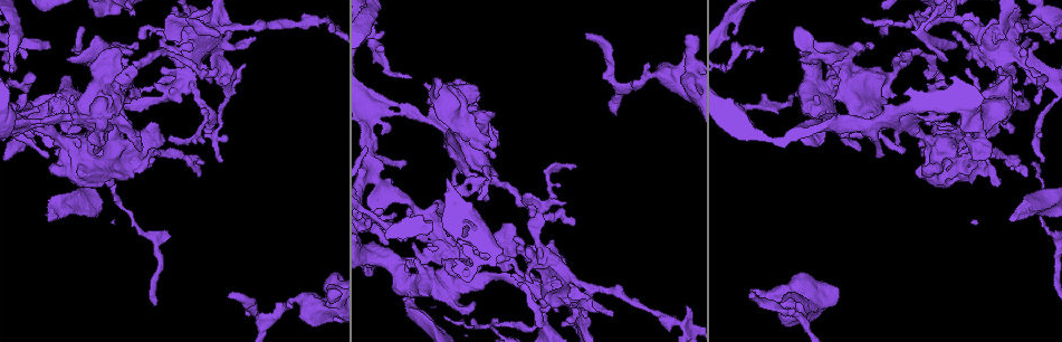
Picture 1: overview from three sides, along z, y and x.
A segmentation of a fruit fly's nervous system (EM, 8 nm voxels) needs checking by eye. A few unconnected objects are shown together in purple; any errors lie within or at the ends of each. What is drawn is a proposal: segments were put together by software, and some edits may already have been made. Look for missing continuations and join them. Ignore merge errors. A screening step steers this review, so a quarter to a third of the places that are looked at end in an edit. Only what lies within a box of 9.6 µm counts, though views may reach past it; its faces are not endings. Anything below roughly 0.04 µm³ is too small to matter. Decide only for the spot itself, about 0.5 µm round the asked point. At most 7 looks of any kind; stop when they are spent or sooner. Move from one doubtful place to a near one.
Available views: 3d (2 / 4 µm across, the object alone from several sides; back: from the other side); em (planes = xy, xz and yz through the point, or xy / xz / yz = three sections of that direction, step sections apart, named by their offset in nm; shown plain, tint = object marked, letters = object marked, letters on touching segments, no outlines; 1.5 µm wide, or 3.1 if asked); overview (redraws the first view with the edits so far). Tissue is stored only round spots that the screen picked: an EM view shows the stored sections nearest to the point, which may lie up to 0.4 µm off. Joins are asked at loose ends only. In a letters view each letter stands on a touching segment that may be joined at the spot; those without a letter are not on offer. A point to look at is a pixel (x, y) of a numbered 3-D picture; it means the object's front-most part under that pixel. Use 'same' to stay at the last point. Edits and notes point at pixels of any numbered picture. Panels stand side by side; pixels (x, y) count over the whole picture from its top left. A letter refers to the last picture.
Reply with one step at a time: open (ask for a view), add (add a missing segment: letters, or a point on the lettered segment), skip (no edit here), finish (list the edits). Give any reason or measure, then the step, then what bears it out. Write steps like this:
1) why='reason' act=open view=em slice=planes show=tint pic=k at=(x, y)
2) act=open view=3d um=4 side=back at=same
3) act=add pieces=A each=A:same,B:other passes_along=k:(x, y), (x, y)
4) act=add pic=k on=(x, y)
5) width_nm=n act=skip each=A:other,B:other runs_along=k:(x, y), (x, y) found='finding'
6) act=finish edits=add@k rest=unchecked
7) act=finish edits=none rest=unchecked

why='an open end' act=open view=em slice=xy step=8 show=tint pic=1 at=(927, 122)

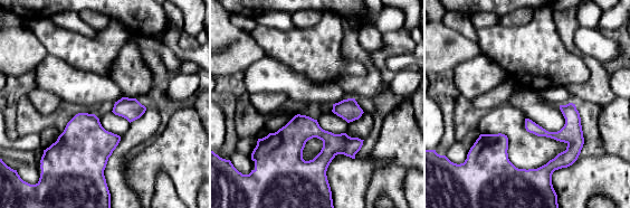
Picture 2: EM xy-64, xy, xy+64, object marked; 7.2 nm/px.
why='another direction' act=open view=em slice=planes show=letters at=same

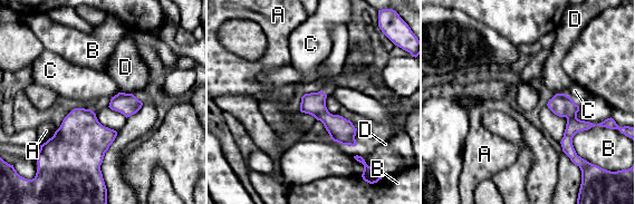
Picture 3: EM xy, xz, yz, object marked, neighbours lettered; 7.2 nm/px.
act=skip each=A:other,B:other,C:other,D:other border=3:(119, 91), (132, 94) found='no lettered segment goes on from it'

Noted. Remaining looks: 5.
why='an open end' act=open view=em slice=xz step=8 show=letters pic=1 at=(989, 85)

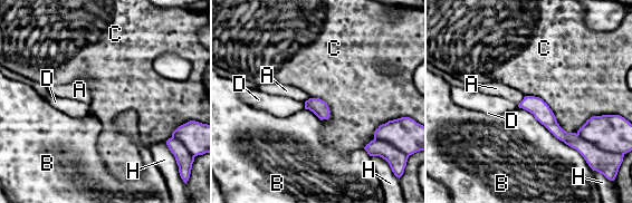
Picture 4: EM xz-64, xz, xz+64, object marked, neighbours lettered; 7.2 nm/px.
why='cut it another way' act=open view=em slice=planes show=letters at=same

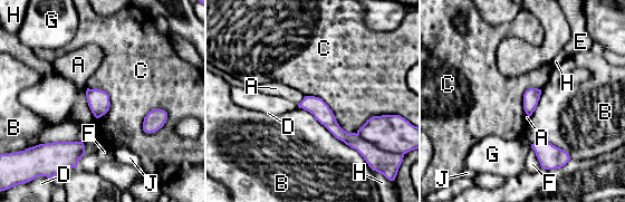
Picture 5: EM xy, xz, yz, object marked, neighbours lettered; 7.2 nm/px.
width_nm=120 act=skip each=A:other,B:other,C:other,D:other,E:other,F:other,G:other,H:other,J:other border=5:(305, 95), (347, 132), (388, 115) found='none of them fits'

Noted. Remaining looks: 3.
why='an open end' act=open view=em slice=planes show=letters pic=1 at=(134, 13)

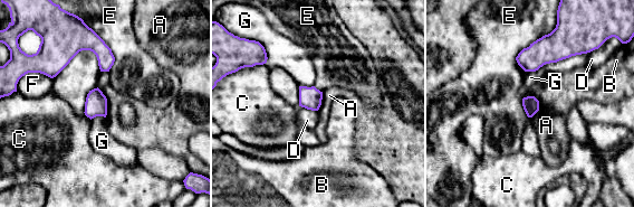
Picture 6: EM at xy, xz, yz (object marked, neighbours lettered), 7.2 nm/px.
act=skip each=A:other,B:other,C:other,D:other,E:other,F:other,G:other border=6:(323, 92), (320, 106), (317, 111) found='no lettered segment goes on from it'

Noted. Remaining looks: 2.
act=finish edits=none rest=unchecked

